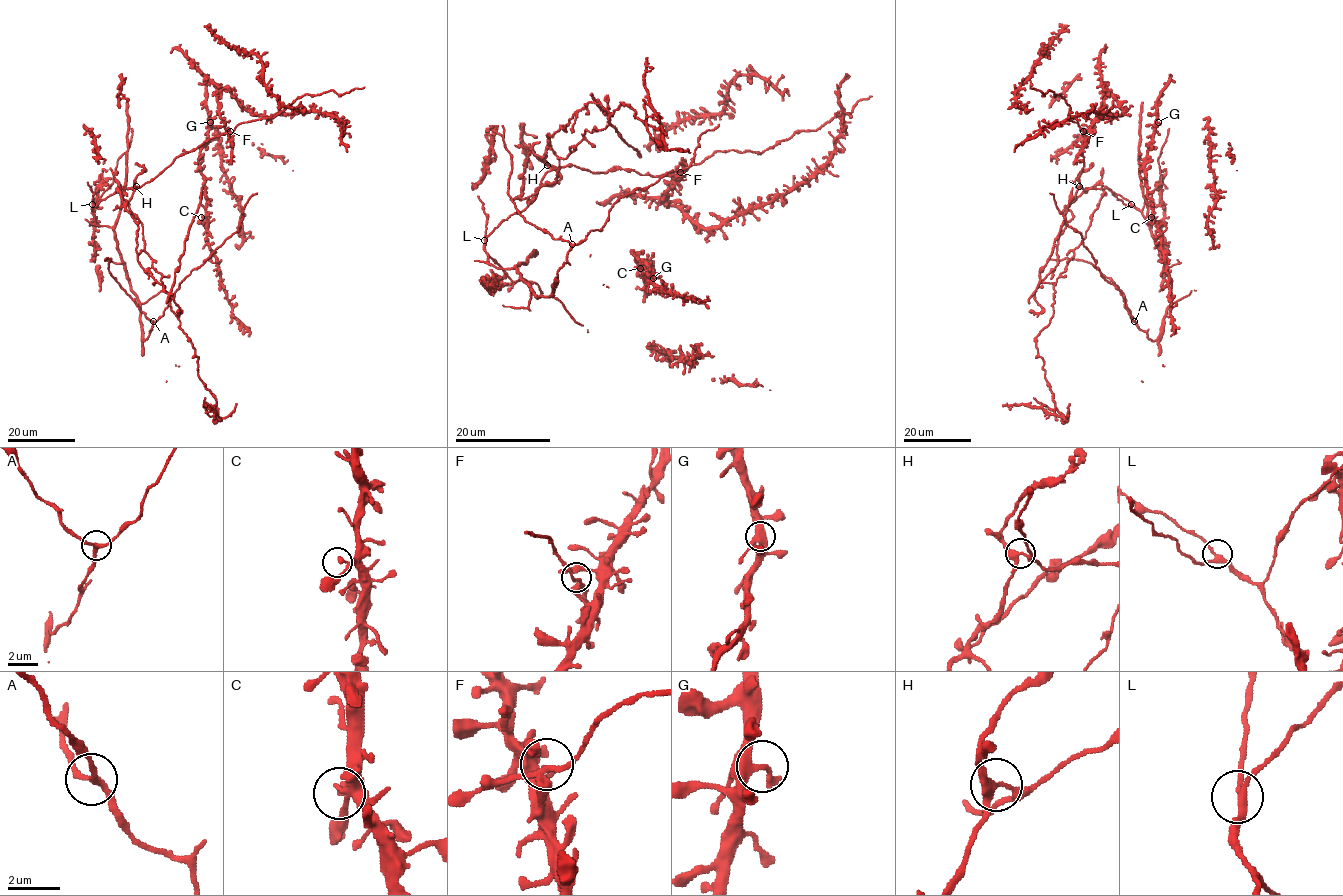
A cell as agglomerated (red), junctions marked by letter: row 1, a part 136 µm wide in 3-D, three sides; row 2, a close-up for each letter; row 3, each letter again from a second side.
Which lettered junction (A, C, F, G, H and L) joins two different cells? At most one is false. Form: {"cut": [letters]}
{"cut": ["H"]}

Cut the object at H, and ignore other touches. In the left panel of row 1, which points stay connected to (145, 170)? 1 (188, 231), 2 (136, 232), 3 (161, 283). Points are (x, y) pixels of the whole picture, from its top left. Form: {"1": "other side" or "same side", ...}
{"1": "same side", "2": "same side", "3": "same side"}

